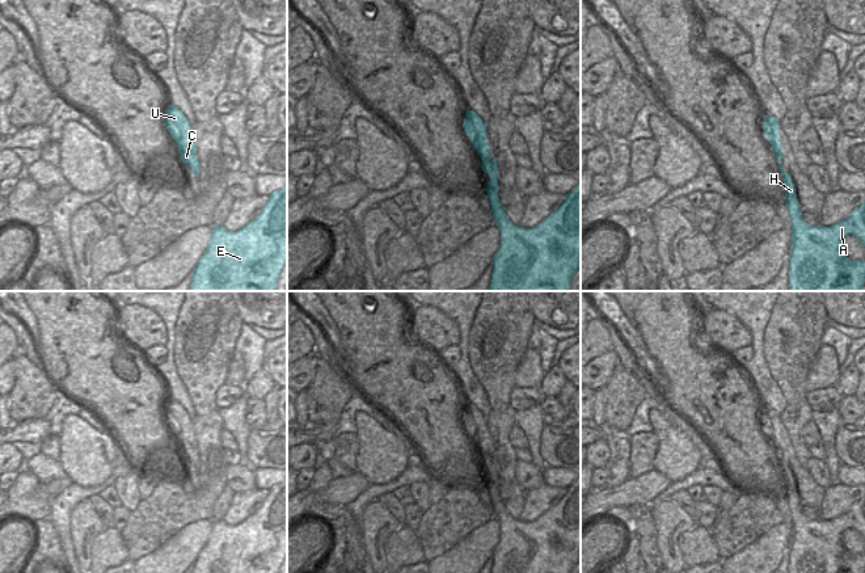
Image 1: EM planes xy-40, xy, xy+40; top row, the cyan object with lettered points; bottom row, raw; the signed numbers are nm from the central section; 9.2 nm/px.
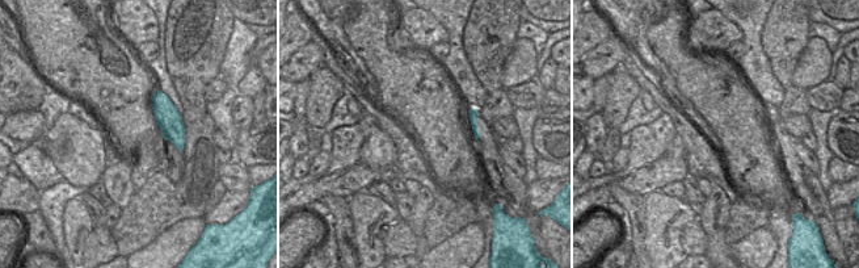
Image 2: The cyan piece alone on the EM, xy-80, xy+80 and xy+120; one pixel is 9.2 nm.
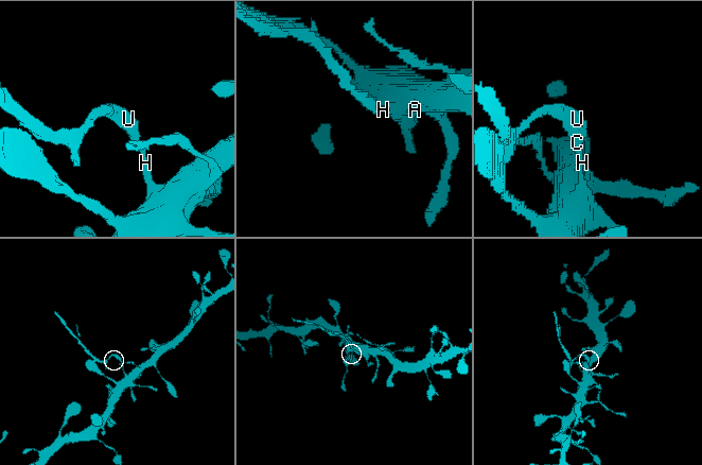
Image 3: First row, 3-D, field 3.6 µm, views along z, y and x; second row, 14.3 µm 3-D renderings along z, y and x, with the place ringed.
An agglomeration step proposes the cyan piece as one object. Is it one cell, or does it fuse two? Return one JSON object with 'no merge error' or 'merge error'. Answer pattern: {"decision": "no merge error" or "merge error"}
{"decision": "merge error"}

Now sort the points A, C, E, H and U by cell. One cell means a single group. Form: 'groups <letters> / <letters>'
groups A E / C H U

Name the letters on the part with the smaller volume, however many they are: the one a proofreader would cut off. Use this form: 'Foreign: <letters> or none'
Foreign: C, H, U

